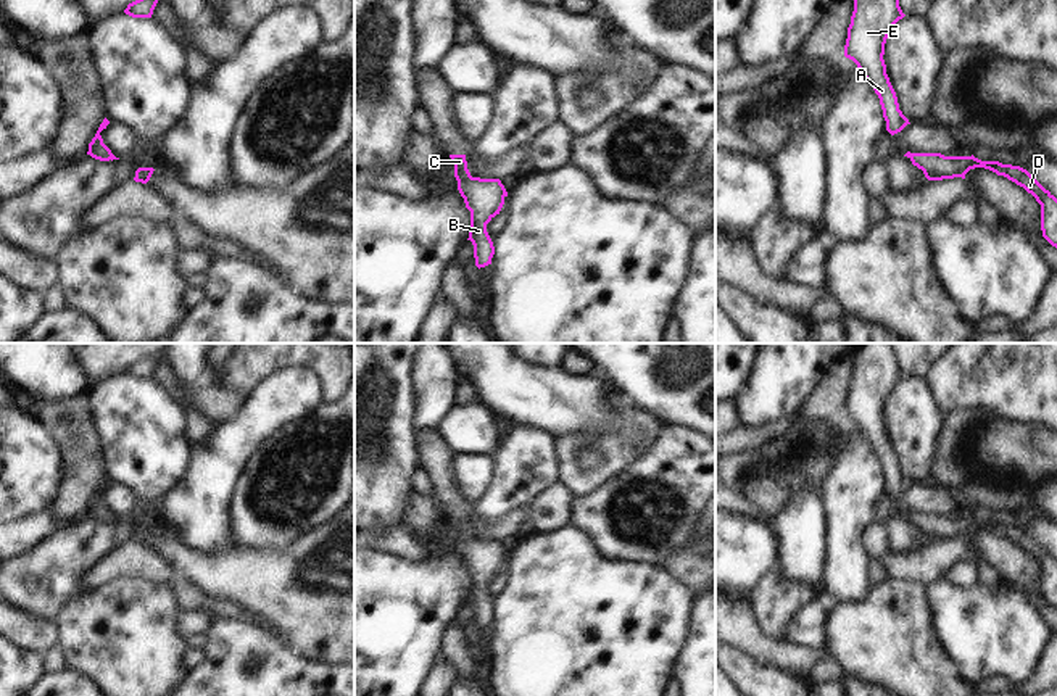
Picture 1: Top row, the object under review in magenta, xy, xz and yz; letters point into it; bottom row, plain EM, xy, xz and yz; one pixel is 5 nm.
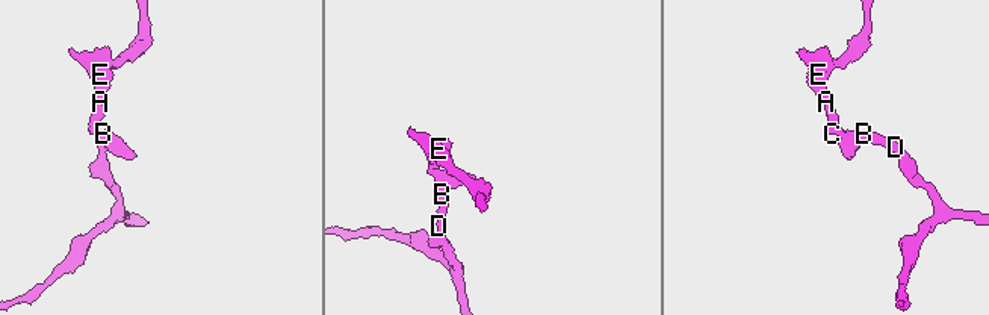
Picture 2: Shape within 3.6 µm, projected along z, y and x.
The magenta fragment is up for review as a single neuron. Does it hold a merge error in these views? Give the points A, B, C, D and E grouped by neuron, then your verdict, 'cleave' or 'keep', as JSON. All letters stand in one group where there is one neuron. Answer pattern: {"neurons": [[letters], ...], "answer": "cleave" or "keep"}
{"neurons": [["A", "B", "C", "D", "E"]], "answer": "keep"}

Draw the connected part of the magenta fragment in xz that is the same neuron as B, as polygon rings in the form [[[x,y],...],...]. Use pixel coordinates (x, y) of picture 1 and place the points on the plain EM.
[[[450,516],[454,525],[458,551],[470,572],[469,599],[474,606],[475,627],[491,625],[495,615],[493,603],[487,593],[487,585],[499,575],[508,553],[499,540],[472,538],[467,530],[466,516]]]

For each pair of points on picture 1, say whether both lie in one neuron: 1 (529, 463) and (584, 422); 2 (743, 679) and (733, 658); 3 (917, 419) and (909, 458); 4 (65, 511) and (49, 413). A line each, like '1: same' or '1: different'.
1: different
2: same
3: same
4: same

